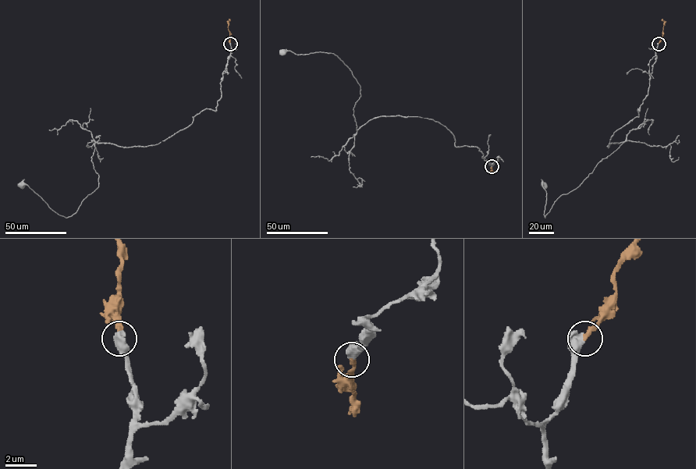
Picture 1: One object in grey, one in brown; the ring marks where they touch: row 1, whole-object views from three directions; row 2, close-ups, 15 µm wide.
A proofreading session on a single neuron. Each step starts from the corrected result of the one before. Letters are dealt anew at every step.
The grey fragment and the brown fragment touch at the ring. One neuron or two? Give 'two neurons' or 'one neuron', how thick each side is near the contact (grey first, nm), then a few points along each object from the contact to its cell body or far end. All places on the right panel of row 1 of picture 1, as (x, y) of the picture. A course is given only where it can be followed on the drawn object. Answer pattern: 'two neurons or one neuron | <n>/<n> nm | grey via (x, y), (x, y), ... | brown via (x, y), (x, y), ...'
one neuron | 650/280 nm | grey via (658, 44), (639, 116), (615, 131), (608, 146), (619, 146), (579, 186), (561, 194), (545, 218), (544, 184) | brown via (658, 44), (662, 35), (664, 22), (662, 19)

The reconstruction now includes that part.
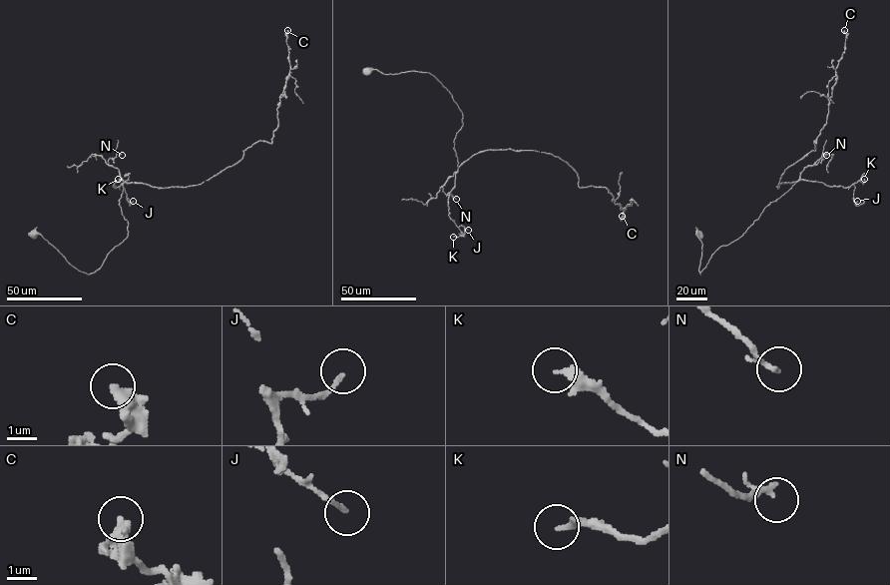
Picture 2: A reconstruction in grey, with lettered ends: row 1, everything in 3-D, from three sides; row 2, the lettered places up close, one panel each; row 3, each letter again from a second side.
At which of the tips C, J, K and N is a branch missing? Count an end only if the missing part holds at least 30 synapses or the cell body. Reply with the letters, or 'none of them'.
none of them

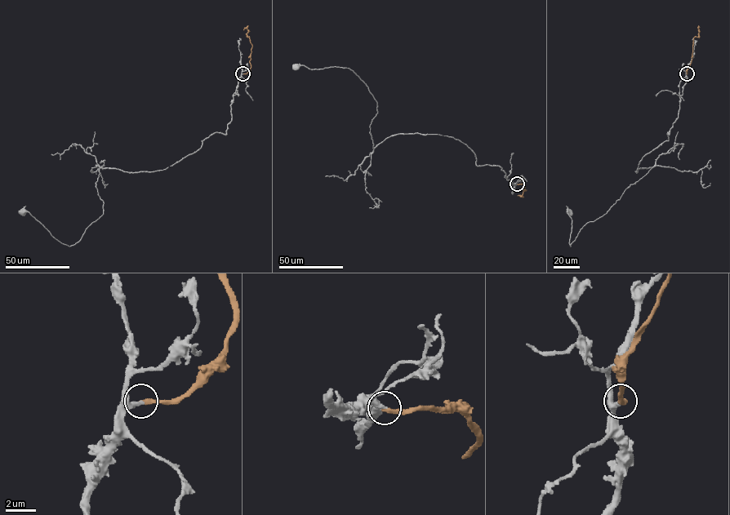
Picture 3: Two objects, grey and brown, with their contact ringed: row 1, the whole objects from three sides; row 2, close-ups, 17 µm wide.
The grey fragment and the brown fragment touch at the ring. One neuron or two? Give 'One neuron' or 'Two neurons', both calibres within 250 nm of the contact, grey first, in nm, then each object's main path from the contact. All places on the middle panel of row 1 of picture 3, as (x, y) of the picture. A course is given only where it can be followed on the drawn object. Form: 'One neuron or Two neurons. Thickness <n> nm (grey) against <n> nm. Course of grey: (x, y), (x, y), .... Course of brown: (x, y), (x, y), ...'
One neuron. Thickness 320 nm (grey) against 280 nm. Course of grey: (517, 184), (453, 137), (397, 134), (373, 148), (367, 85), (348, 68), (295, 67). Course of brown: (517, 184), (523, 184), (526, 190), (522, 196), (518, 196)

